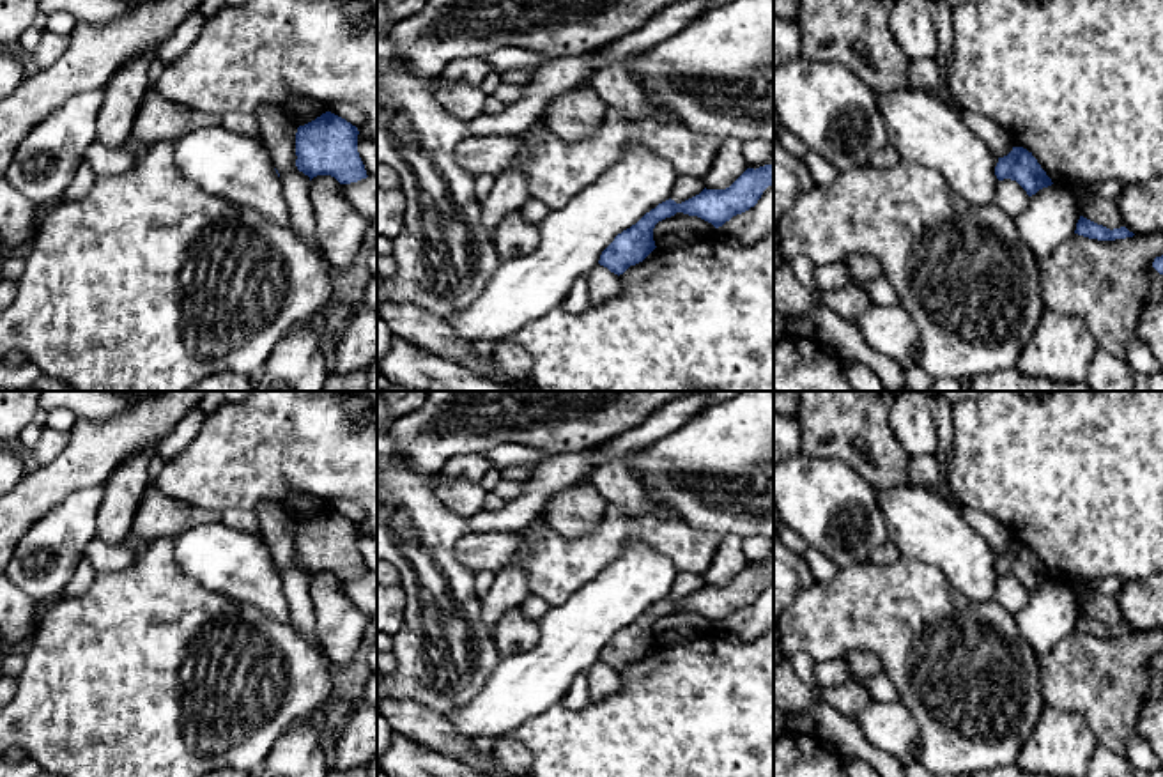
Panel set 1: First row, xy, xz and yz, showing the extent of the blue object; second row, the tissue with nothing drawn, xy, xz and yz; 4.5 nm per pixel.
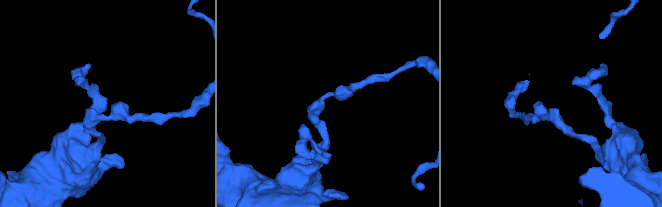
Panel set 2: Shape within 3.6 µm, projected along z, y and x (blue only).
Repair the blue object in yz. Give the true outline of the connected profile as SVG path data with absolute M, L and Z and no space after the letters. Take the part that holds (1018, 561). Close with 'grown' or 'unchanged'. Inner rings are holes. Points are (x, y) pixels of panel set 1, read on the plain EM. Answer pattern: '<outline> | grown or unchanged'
M1013 543L1007 552L998 554L995 572L998 577L1016 577L1028 593L1053 581L1032 549L1023 543Z | unchanged

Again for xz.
M774 561L756 566L747 565L726 586L705 584L699 591L682 600L669 595L646 609L635 621L618 630L602 648L598 660L620 673L630 662L643 658L657 644L653 625L659 618L683 609L697 612L719 625L733 612L754 604L768 582L774 582Z | unchanged

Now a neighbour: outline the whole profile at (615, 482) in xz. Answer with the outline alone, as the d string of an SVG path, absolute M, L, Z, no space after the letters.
M611 460L589 474L593 489L607 501L632 515L646 513L651 503L644 487L628 469L625 460Z

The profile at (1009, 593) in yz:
M1004 575L995 582L993 600L1014 616L1027 605L1028 591L1016 577Z

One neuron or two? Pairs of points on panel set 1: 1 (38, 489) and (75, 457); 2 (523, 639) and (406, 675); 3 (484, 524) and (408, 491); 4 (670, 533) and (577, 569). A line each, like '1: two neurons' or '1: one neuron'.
1: one neuron
2: two neurons
3: two neurons
4: one neuron

